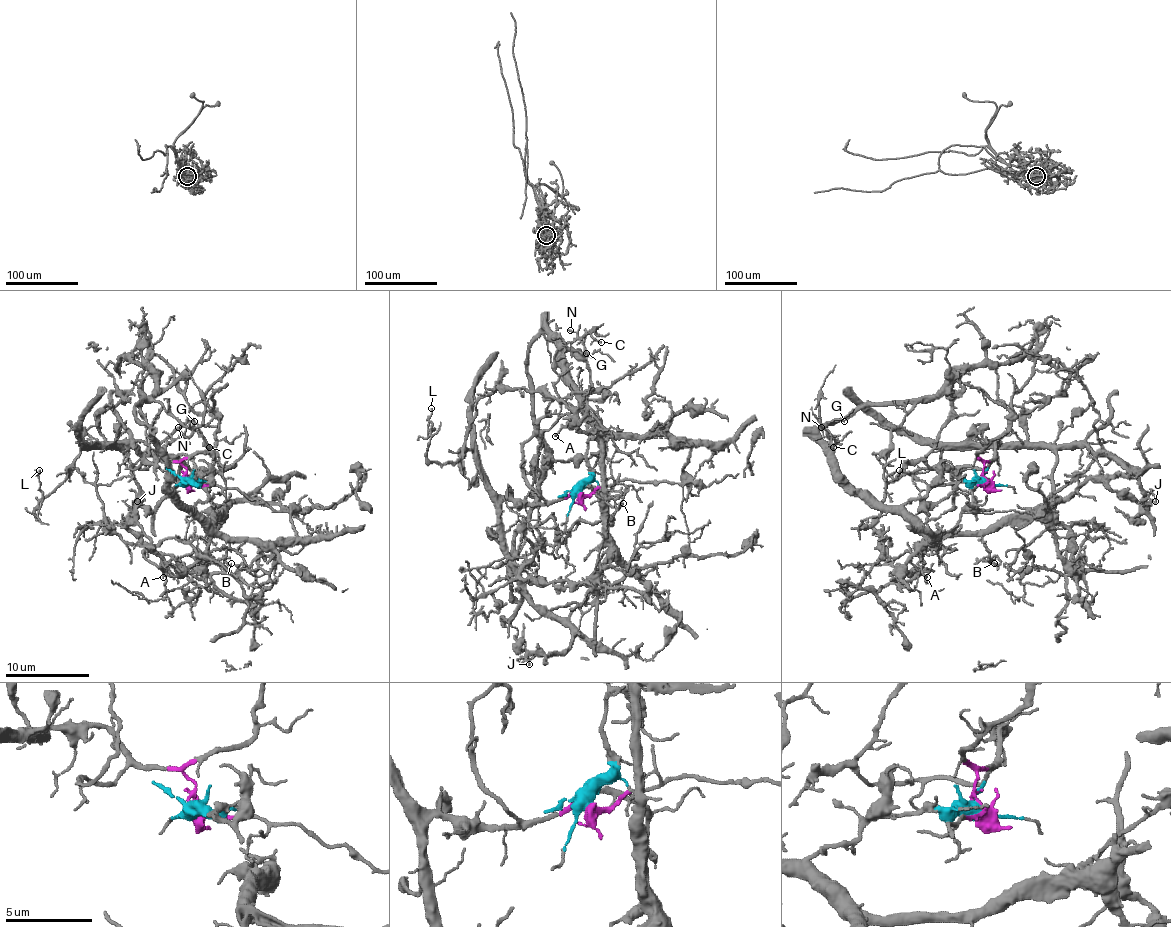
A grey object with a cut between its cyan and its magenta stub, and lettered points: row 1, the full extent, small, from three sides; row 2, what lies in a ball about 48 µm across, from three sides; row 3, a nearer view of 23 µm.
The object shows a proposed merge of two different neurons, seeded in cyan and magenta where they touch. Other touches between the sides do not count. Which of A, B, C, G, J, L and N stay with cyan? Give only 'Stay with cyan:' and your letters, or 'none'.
Stay with cyan: A, B, C, G, N

